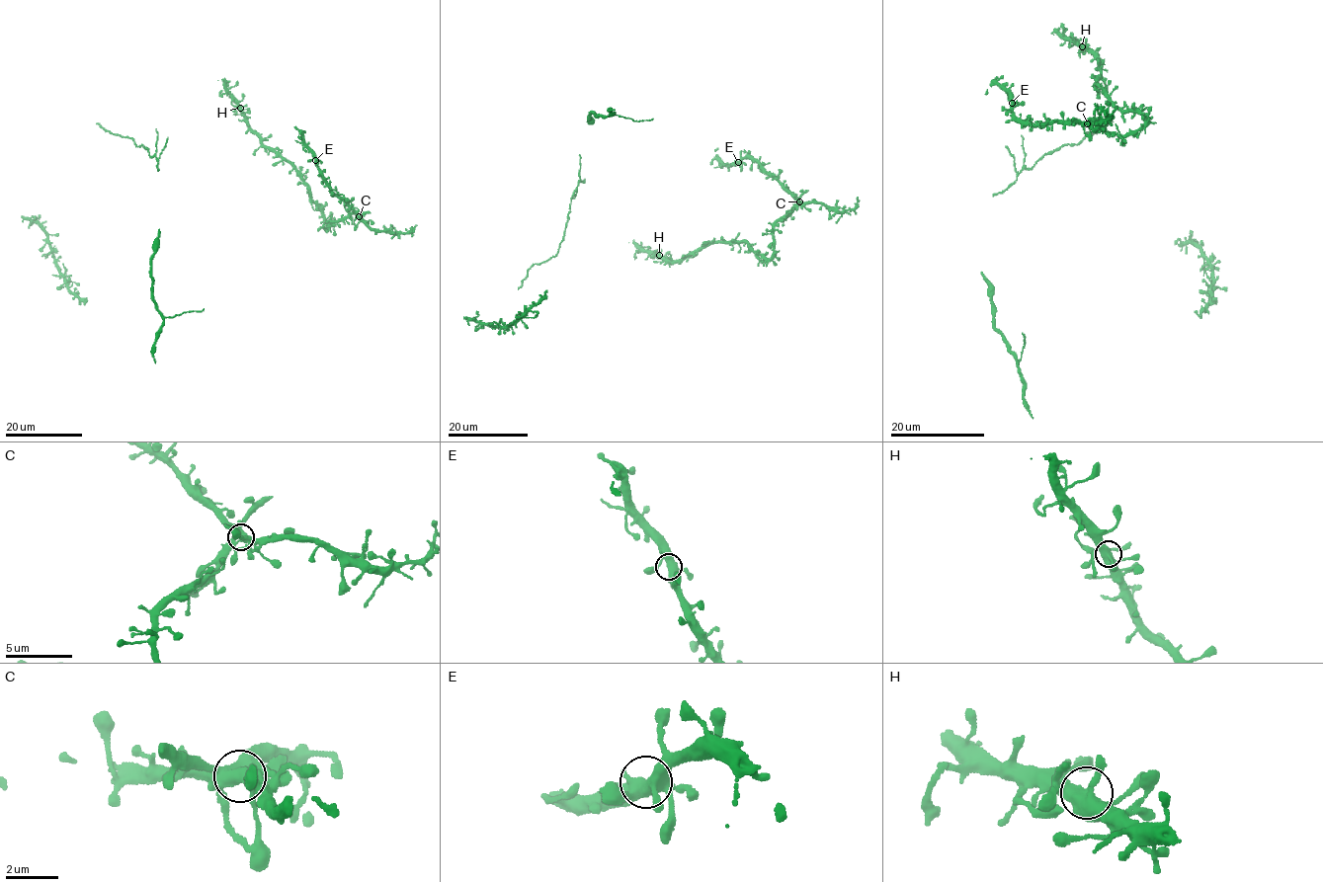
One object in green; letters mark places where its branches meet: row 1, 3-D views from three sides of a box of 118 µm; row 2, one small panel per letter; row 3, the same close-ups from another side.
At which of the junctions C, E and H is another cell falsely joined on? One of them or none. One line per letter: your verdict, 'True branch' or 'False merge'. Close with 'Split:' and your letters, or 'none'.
C: True branch
E: True branch
H: True branch
Split: none

